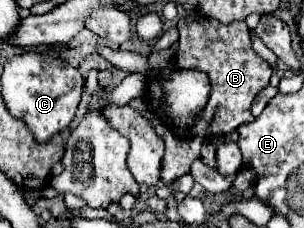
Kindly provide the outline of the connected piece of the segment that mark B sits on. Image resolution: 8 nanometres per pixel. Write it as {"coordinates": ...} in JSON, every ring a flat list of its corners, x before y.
{"coordinates":[[180,19,180,43,178,43,178,55,176,55,176,67,188,67,188,69,202,69,210,77,210,101,198,115,198,121,194,125,194,133,206,135,206,139,214,135,226,135,234,129,238,129,244,123,254,121,254,115,250,113,250,105,254,97,268,87,268,81,272,77,272,67,268,61,264,61,254,49,250,41,250,29,244,21,236,21,230,25,218,25,214,19]]}

